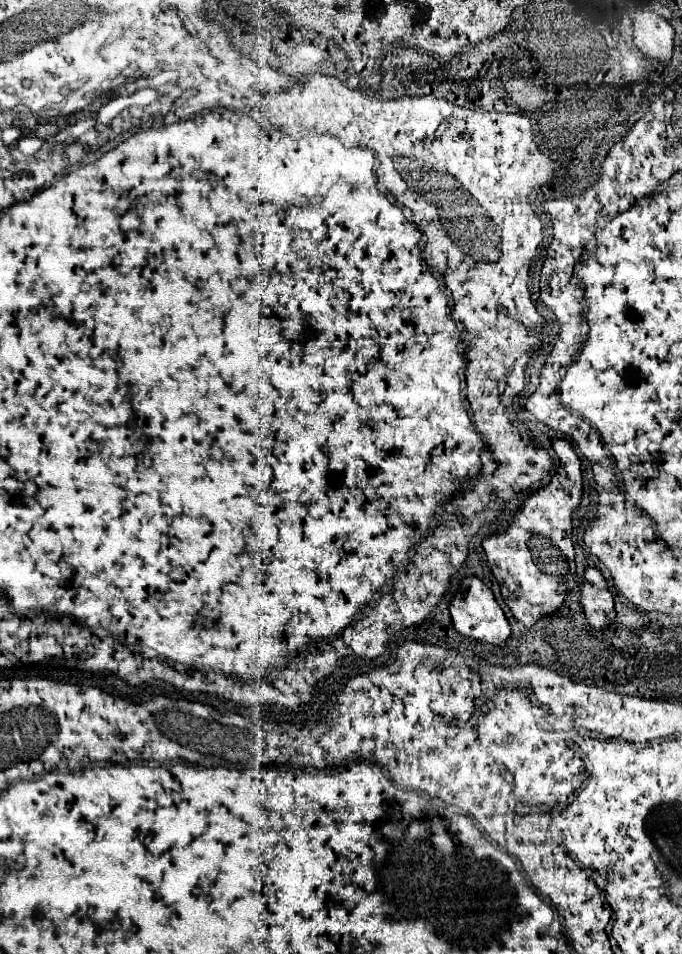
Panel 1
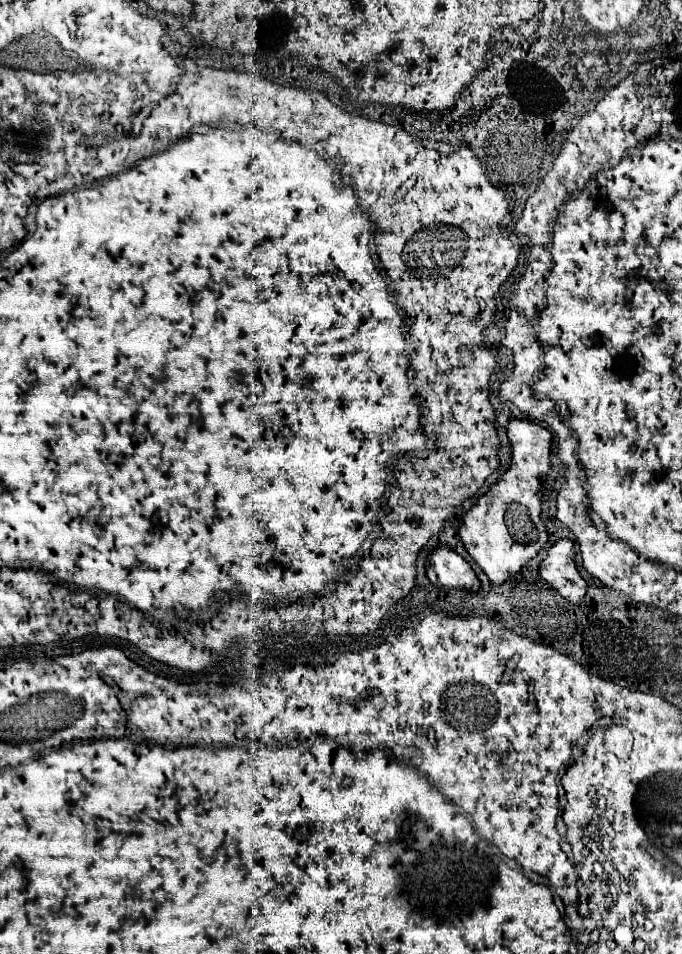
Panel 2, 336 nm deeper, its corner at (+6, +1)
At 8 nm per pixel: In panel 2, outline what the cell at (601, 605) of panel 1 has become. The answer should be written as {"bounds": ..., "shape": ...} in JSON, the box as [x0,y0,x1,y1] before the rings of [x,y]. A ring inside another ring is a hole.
{"bounds":[540,540,588,602],"shape":[[[558,540],[548,556],[540,564],[540,576],[556,588],[568,602],[582,602],[588,592],[588,582],[578,574],[574,562],[574,544],[572,540]]]}

